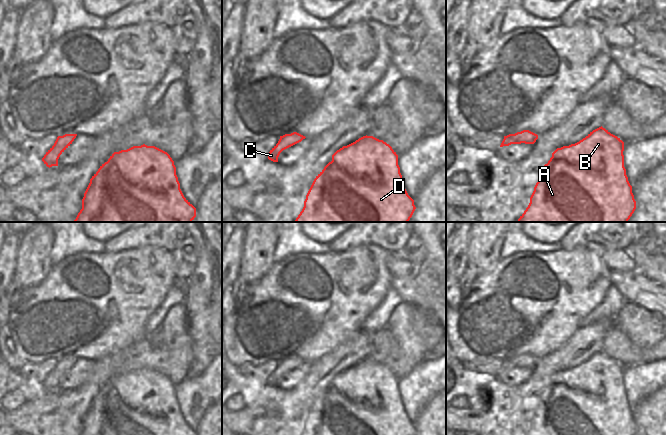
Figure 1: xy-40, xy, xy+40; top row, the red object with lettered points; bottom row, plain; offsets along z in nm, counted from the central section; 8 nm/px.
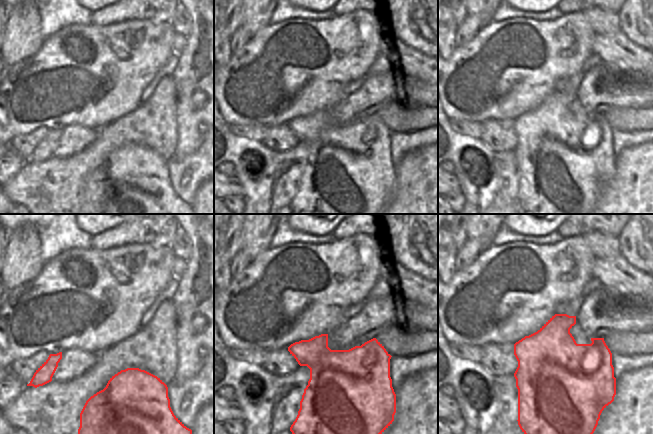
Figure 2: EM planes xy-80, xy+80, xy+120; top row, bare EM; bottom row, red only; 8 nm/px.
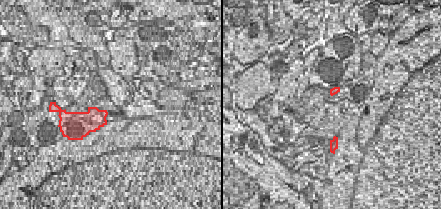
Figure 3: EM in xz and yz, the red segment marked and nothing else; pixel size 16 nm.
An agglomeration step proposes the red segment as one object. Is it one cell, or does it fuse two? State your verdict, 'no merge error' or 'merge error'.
no merge error

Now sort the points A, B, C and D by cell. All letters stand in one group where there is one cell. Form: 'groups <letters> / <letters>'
groups A B C D

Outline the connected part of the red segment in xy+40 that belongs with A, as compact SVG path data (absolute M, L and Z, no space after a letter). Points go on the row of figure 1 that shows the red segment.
M602 126L575 144L557 148L542 169L530 203L518 222L628 222L636 209L624 167L624 142Z

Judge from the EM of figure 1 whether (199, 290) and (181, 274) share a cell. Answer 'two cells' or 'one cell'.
two cells

